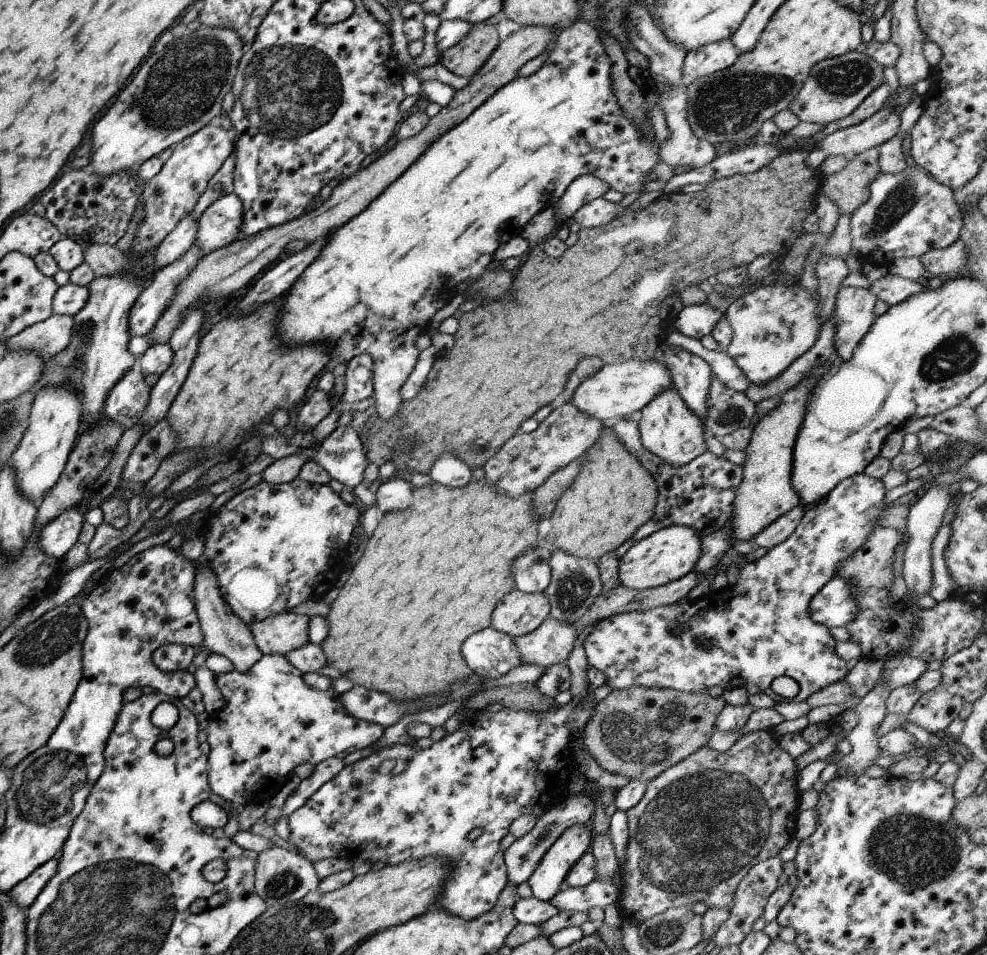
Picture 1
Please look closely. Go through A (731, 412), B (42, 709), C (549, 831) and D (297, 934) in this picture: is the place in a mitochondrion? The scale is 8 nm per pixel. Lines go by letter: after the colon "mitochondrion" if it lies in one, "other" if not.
A: mitochondrion
B: other
C: mitochondrion
D: mitochondrion

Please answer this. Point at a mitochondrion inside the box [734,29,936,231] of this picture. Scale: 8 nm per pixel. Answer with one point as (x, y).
(842, 79)

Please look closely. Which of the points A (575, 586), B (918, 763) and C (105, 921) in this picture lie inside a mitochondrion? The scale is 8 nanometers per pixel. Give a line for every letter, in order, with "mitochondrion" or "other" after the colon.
A: mitochondrion
B: other
C: mitochondrion

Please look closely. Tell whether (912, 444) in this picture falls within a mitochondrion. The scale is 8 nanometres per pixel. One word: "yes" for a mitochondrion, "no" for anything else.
no

